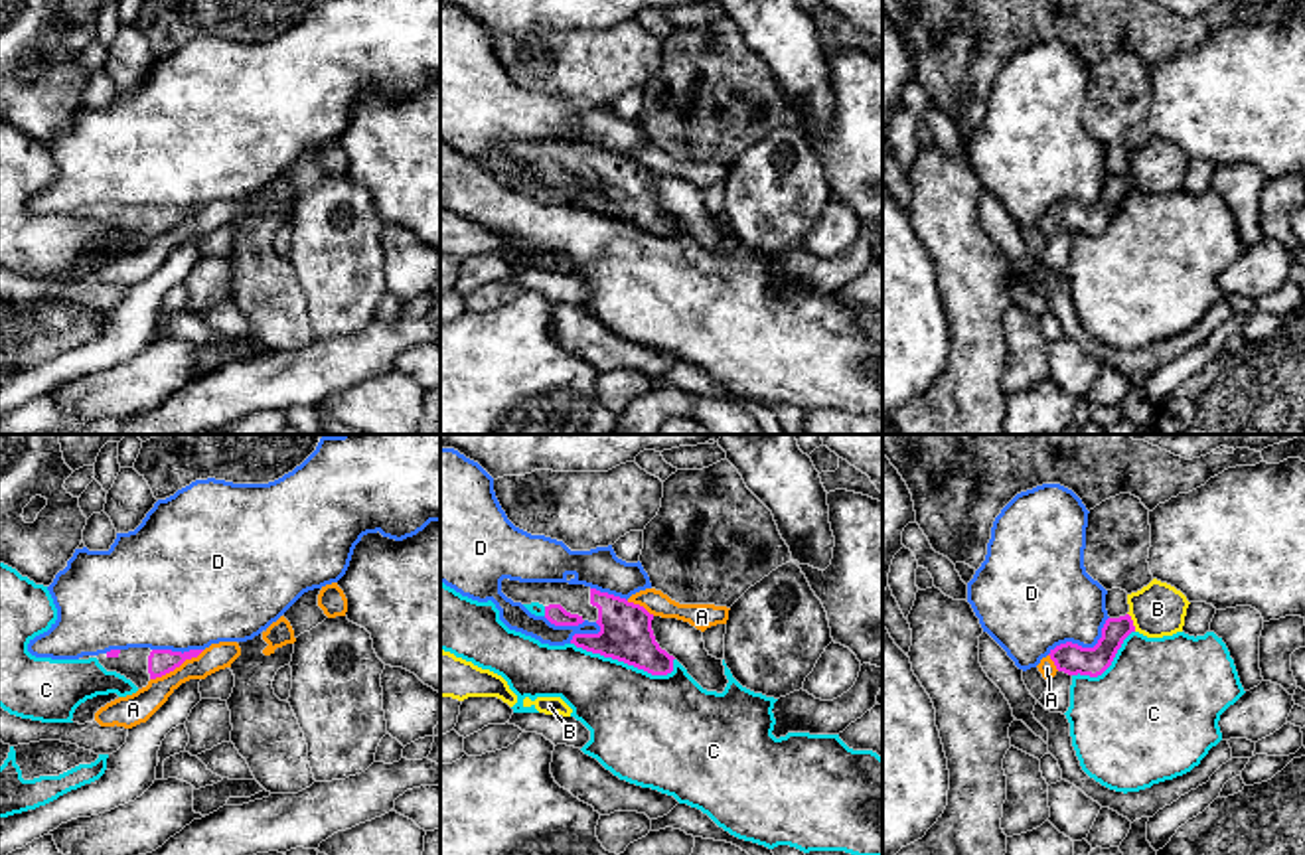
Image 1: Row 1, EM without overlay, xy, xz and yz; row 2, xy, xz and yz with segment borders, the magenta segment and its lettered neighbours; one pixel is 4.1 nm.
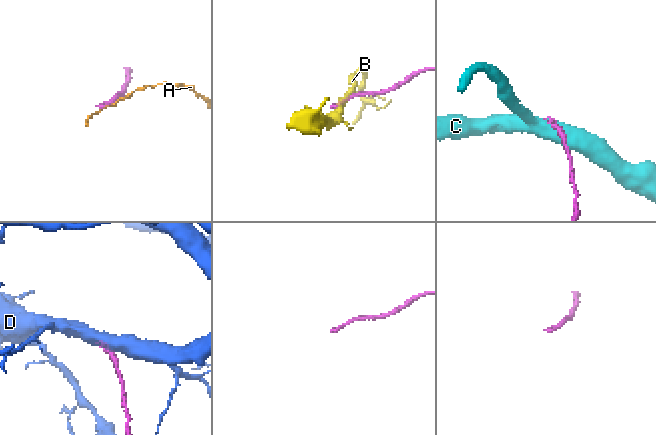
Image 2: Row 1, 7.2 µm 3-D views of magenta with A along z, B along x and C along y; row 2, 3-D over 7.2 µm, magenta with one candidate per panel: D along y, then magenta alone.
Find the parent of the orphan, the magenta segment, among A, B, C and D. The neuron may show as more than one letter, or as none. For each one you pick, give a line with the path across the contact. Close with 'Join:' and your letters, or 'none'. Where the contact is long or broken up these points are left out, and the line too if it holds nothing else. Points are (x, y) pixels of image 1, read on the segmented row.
Join: none

